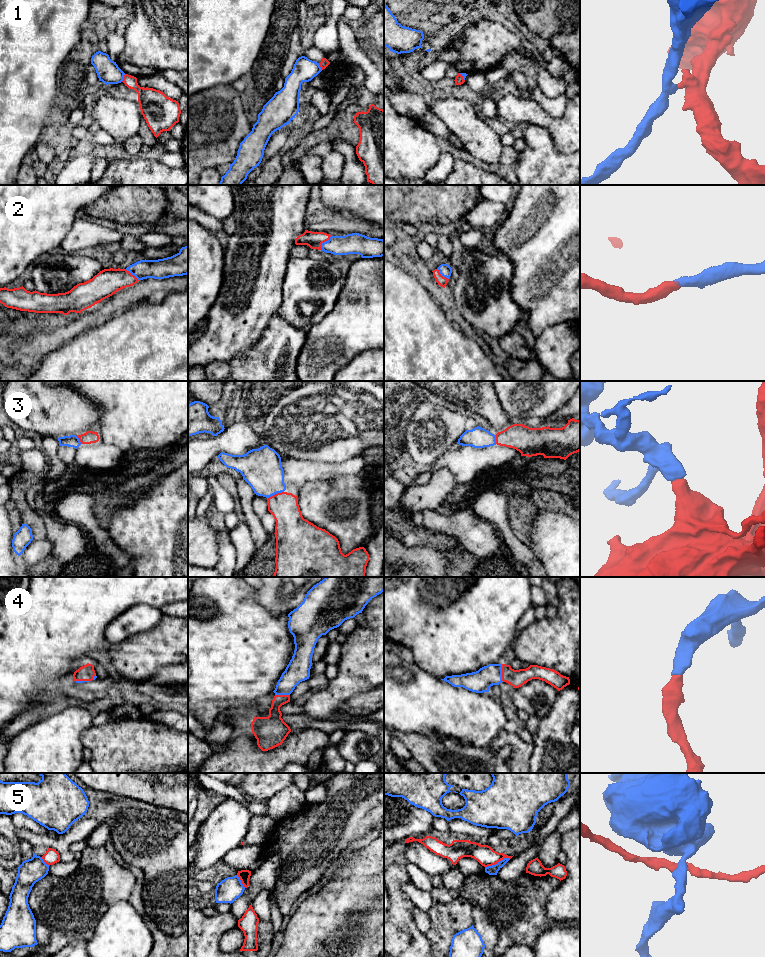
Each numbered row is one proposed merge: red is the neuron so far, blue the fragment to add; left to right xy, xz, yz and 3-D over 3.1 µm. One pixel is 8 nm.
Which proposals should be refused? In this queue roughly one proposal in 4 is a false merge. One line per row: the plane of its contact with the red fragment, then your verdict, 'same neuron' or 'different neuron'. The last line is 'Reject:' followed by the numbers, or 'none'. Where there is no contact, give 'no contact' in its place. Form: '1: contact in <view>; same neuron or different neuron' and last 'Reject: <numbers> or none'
1: contact in xy; different neuron
2: contact in xz; same neuron
3: contact in xz; same neuron
4: contact in yz; same neuron
5: contact in yz; different neuron
Reject: 1, 5

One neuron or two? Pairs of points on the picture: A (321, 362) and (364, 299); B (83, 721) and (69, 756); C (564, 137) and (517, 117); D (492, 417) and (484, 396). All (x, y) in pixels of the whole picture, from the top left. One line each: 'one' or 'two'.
A: one
B: one
C: one
D: one

